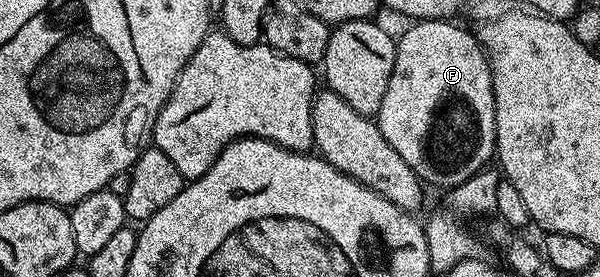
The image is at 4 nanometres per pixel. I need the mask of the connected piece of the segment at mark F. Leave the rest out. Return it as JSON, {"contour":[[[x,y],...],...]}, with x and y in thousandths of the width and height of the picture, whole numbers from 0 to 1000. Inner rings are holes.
{"contour":[[[702,72],[663,134],[655,267],[628,408],[628,444],[642,513],[682,585],[707,668],[727,664],[750,686],[813,603],[825,563],[825,357],[818,224],[790,112],[777,116],[765,79]]]}

